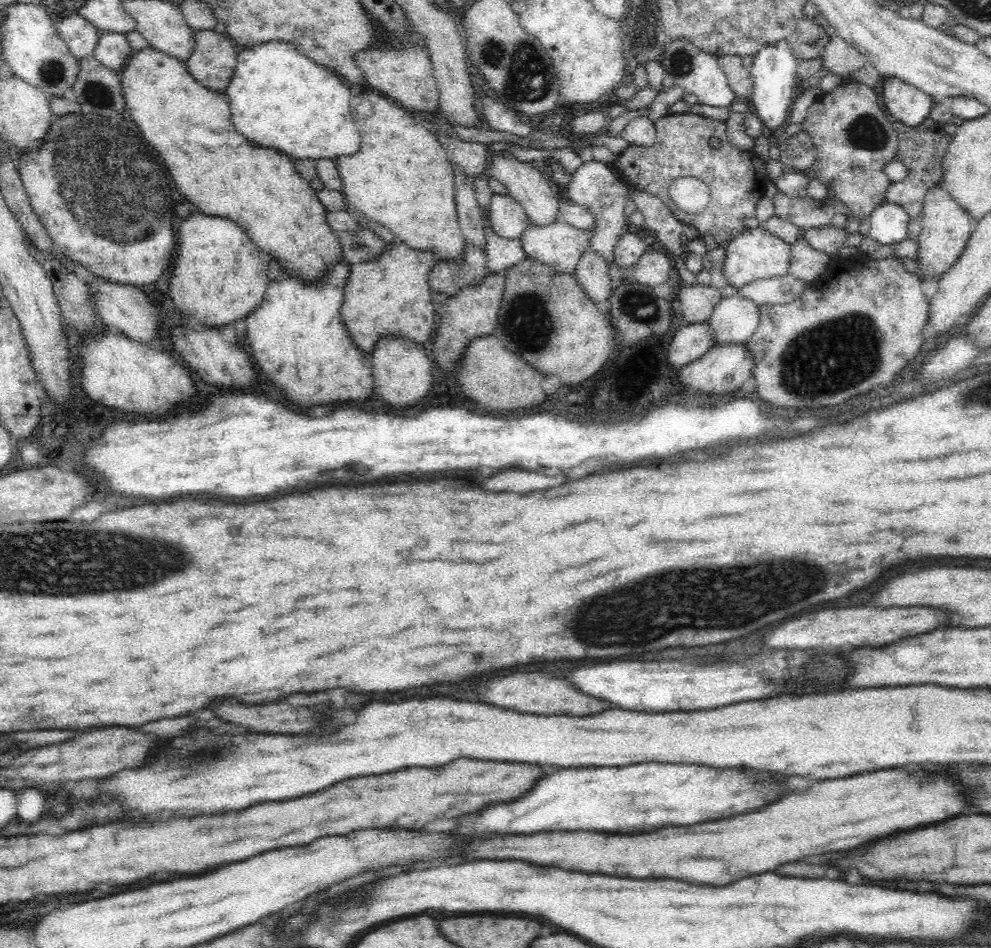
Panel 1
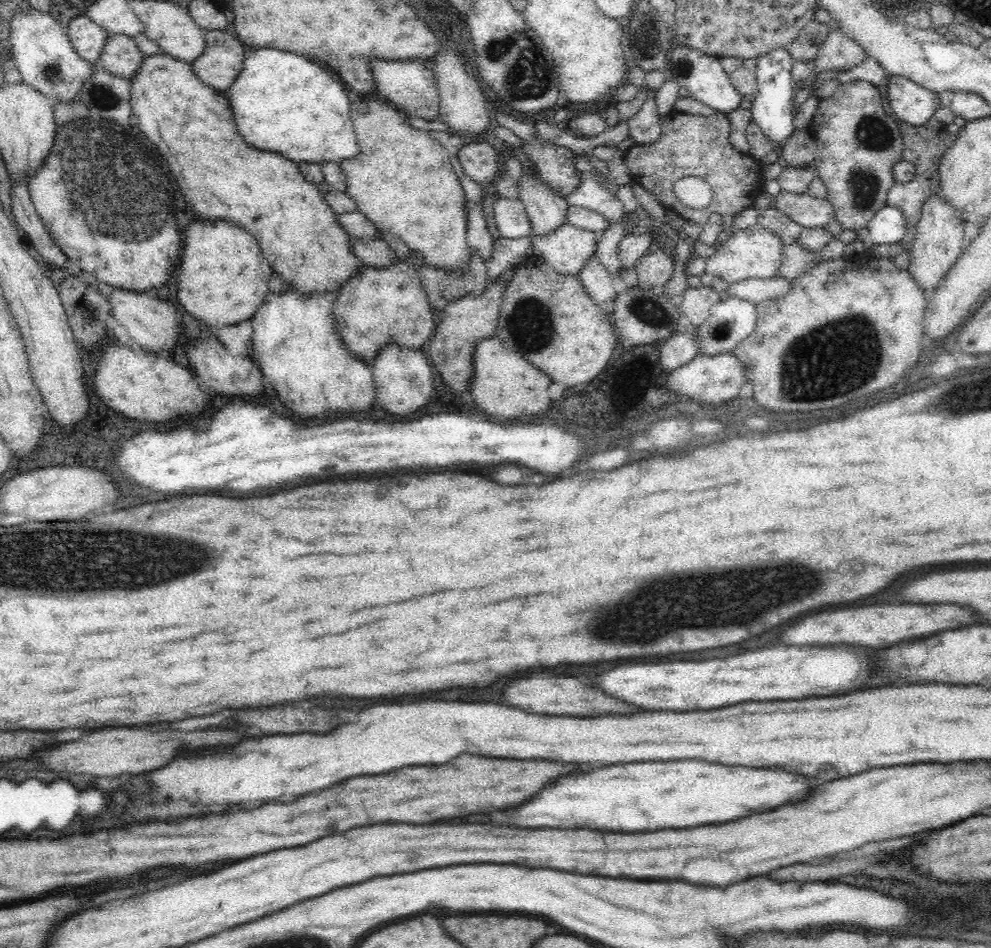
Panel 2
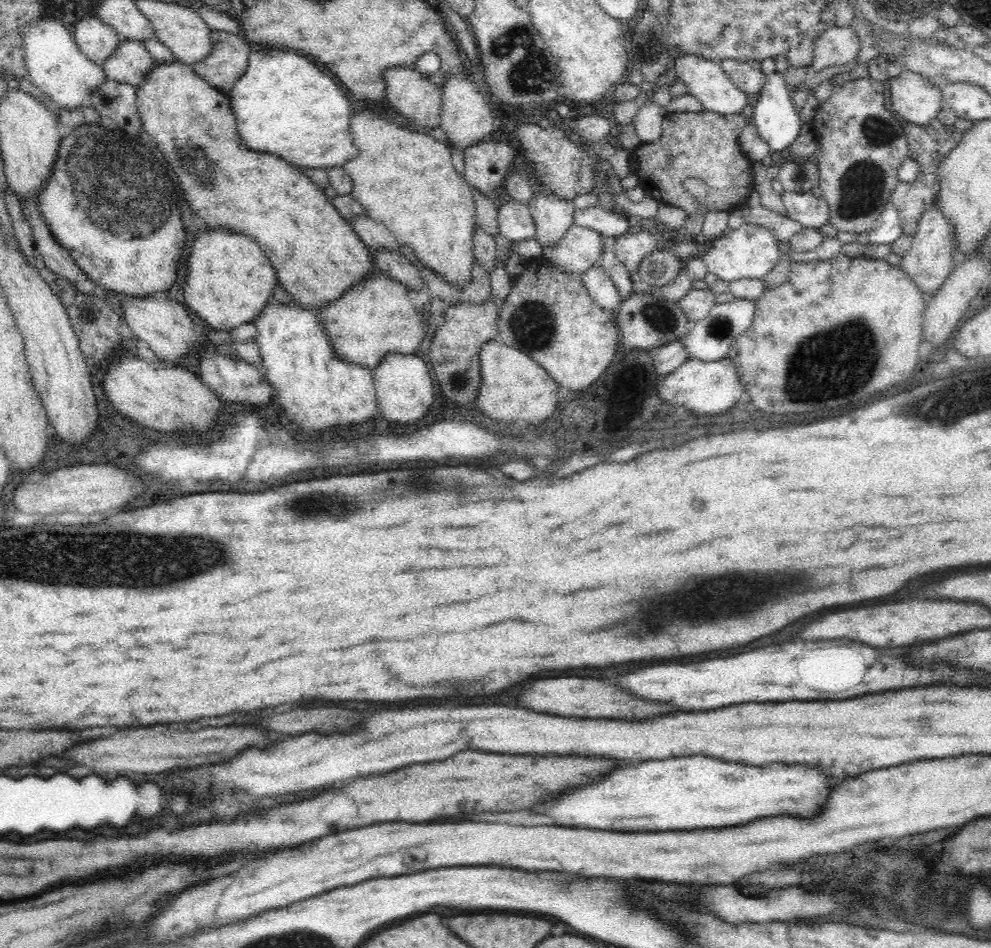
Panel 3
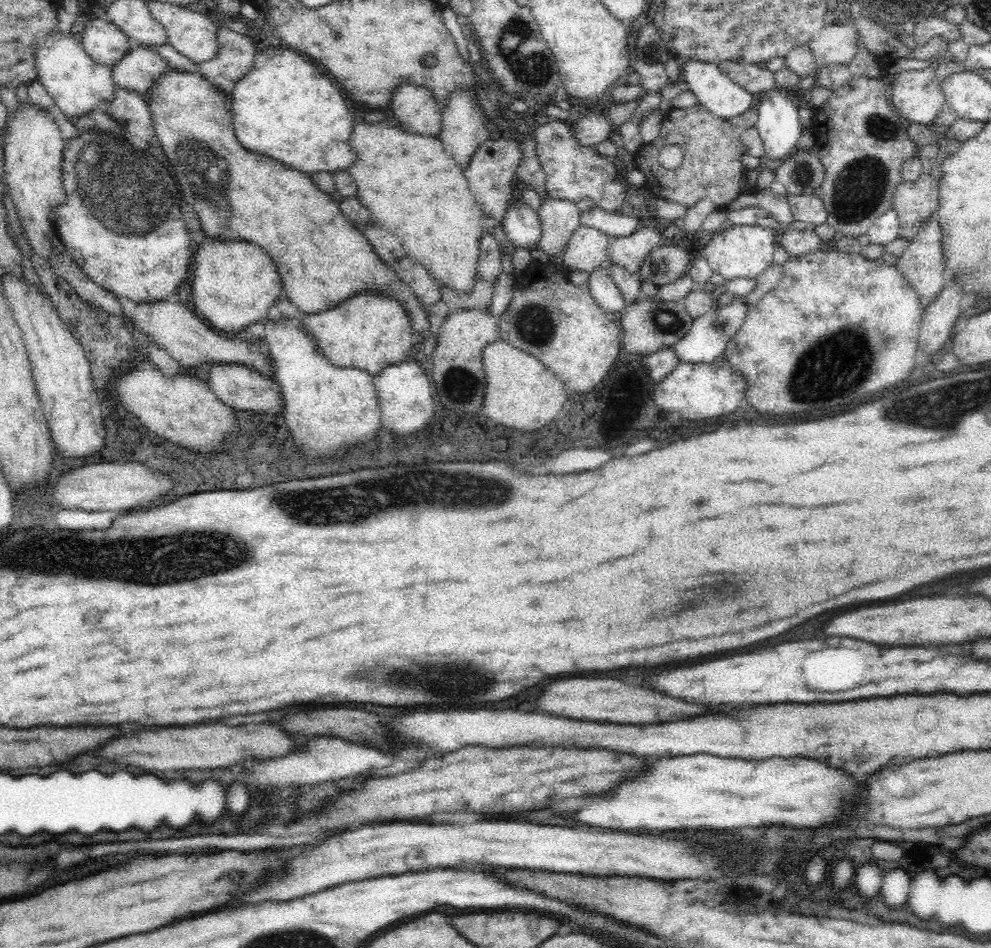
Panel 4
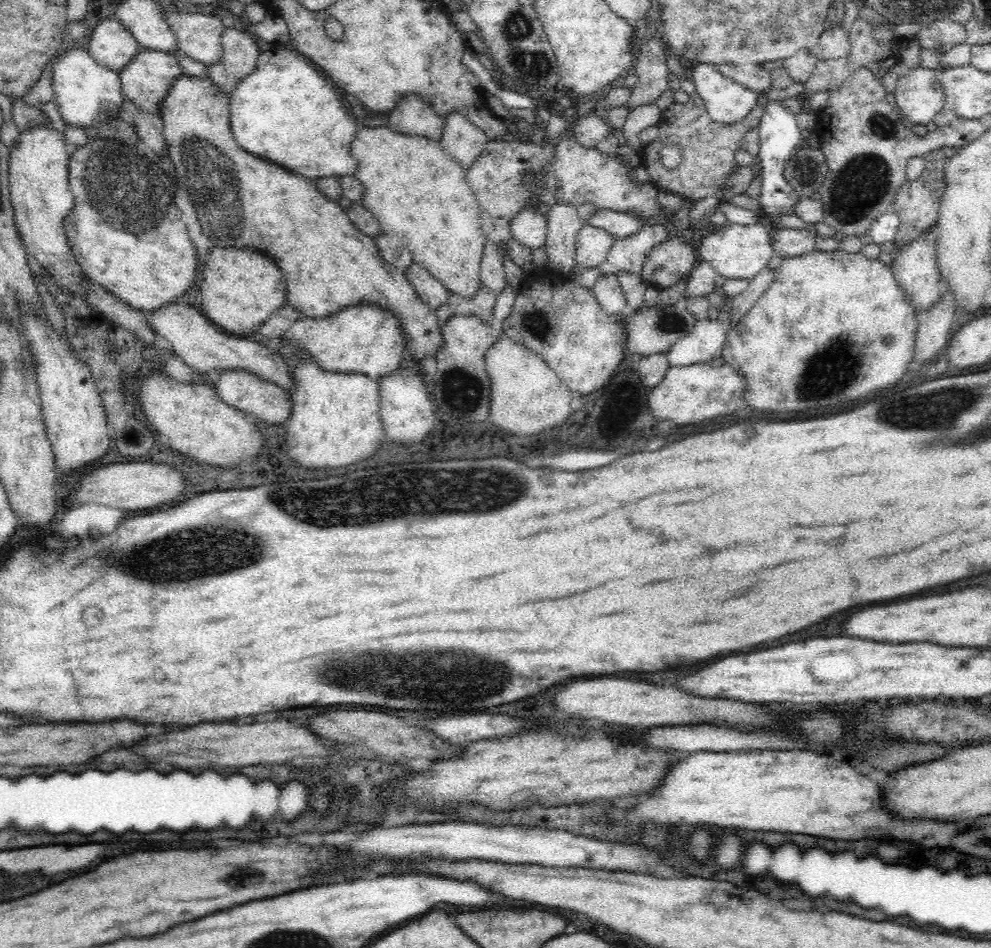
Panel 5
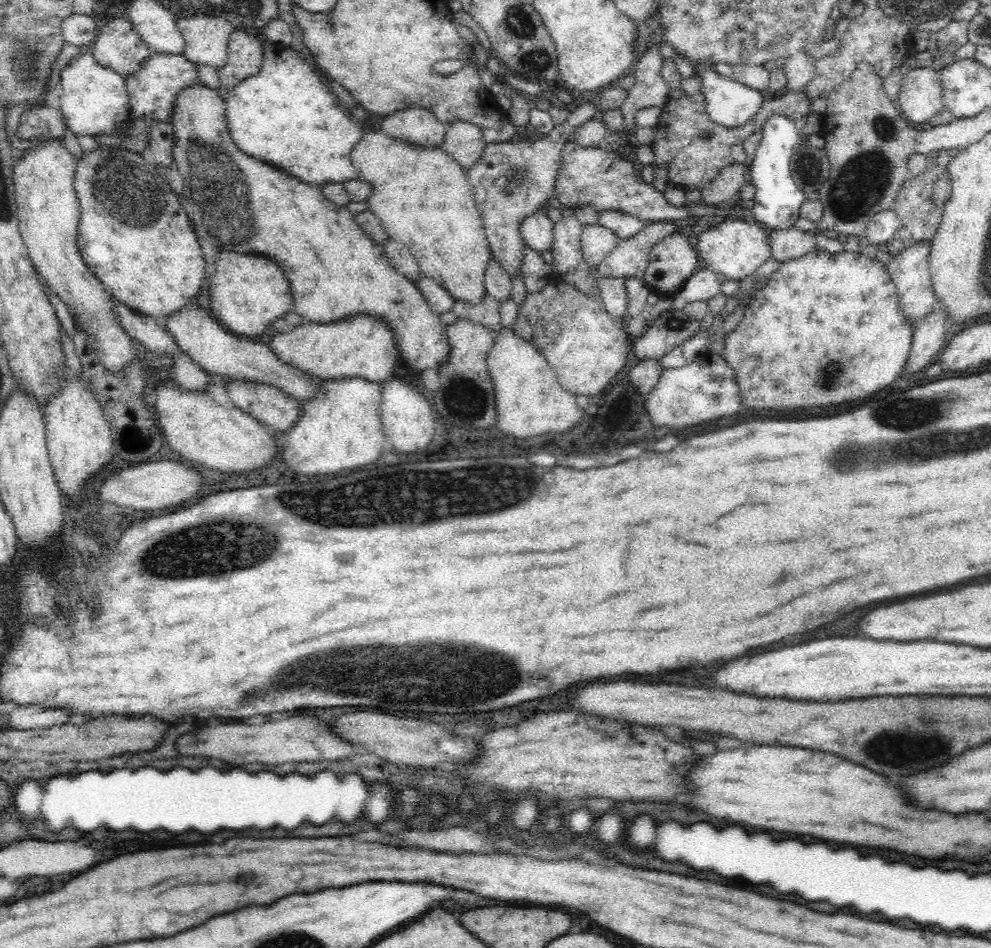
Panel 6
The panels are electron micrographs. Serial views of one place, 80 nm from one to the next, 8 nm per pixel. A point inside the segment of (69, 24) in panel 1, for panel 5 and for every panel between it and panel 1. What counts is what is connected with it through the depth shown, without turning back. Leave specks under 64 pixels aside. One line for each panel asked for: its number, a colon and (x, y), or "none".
2: (87, 38)
3: (96, 41)
4: (104, 43)
5: (111, 45)

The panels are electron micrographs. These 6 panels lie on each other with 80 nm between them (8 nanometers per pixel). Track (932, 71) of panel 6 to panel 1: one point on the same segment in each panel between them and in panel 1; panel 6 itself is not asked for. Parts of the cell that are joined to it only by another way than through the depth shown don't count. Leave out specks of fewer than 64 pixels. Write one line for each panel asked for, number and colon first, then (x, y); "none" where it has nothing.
1: (907, 104)
2: (912, 104)
3: (914, 100)
4: (916, 94)
5: (919, 96)

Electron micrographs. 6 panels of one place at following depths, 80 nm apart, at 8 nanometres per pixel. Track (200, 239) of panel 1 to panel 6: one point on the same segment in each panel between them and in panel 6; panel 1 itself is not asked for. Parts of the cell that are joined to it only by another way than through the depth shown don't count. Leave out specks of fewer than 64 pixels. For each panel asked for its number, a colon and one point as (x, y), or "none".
2: (217, 286)
3: (225, 286)
4: (234, 284)
5: (240, 289)
6: (247, 292)

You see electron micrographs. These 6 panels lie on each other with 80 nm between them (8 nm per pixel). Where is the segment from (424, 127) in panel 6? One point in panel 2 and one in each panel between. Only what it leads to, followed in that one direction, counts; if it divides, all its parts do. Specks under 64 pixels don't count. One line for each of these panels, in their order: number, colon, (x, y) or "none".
2: (408, 83)
3: (410, 92)
4: (415, 106)
5: (412, 116)

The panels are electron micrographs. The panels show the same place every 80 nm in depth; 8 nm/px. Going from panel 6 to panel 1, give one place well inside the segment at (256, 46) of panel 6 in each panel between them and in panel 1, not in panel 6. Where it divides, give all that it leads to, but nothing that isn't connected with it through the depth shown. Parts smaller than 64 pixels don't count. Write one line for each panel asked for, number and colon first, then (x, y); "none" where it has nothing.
1: (211, 63)
2: (218, 65)
3: (225, 65)
4: (235, 53)
5: (240, 50)

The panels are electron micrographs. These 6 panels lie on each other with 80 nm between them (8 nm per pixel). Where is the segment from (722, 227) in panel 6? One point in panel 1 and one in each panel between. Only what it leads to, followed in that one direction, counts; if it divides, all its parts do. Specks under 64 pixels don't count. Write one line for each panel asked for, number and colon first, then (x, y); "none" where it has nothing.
1: (754, 254)
2: (755, 252)
3: (752, 251)
4: (745, 251)
5: (735, 251)

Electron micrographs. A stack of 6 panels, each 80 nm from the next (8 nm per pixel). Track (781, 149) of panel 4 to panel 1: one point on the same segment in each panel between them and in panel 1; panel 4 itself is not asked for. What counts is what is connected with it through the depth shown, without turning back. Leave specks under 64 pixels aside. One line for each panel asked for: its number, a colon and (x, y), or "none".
1: (774, 67)
2: (773, 110)
3: (775, 115)

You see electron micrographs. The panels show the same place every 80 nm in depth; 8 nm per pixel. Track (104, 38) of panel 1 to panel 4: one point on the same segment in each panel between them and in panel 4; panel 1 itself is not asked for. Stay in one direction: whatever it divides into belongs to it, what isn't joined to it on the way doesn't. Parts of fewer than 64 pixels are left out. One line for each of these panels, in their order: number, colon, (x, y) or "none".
2: (119, 55)
3: (130, 62)
4: (140, 67)

